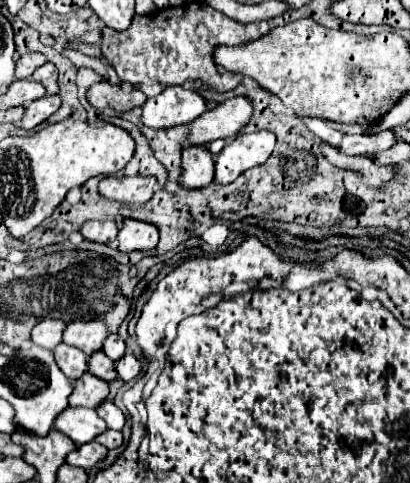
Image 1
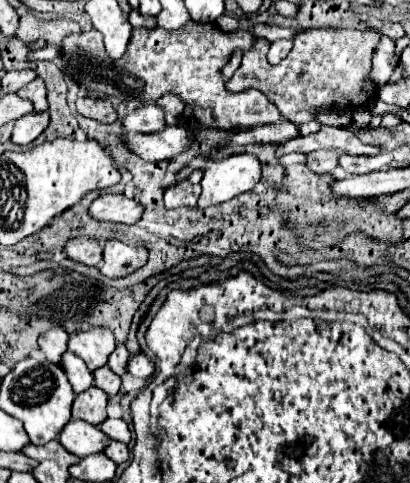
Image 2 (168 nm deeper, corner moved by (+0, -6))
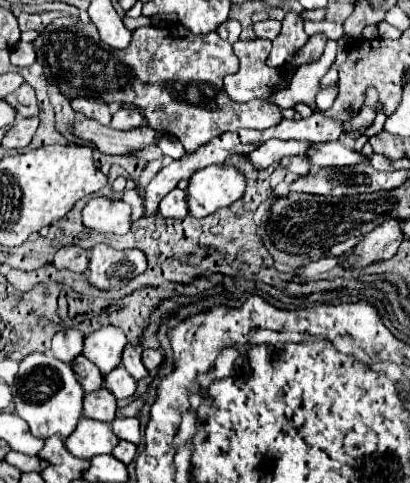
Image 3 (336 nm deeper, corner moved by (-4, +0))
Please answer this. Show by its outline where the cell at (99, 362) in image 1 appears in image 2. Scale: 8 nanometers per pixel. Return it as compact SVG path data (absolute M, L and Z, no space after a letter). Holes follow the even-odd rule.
M102 366L94 372L94 386L102 388L108 396L114 396L120 390L120 376L116 376L108 366Z

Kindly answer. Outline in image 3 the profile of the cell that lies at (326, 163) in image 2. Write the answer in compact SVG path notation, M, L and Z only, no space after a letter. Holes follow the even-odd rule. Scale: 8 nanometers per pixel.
M296 156L296 158L282 158L276 166L282 166L282 168L286 168L290 174L294 174L294 176L304 176L304 174L308 174L308 170L310 170L310 164L302 158L302 156Z

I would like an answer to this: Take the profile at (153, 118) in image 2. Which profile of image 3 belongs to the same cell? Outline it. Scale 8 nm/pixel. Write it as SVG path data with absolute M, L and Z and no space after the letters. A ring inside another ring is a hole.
M120 108L114 116L112 116L112 122L110 126L114 130L132 130L132 128L138 128L140 126L140 120L142 120L142 114L138 108Z

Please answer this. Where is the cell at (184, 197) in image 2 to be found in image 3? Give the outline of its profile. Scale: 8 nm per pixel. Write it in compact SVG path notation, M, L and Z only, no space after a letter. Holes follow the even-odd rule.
M174 188L170 194L166 194L166 196L160 200L158 212L160 212L164 218L184 218L184 216L188 214L184 190Z

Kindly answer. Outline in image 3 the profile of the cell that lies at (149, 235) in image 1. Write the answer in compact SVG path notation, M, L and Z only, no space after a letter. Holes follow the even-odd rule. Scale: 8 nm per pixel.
M96 244L88 256L88 282L98 290L120 290L146 270L146 256L140 250L114 250Z

